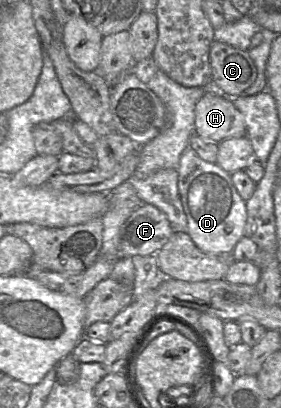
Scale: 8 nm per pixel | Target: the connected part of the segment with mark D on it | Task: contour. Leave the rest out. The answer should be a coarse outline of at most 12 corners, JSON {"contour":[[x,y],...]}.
{"contour":[[186,147],[178,192],[186,233],[229,255],[246,201],[231,173]]}

